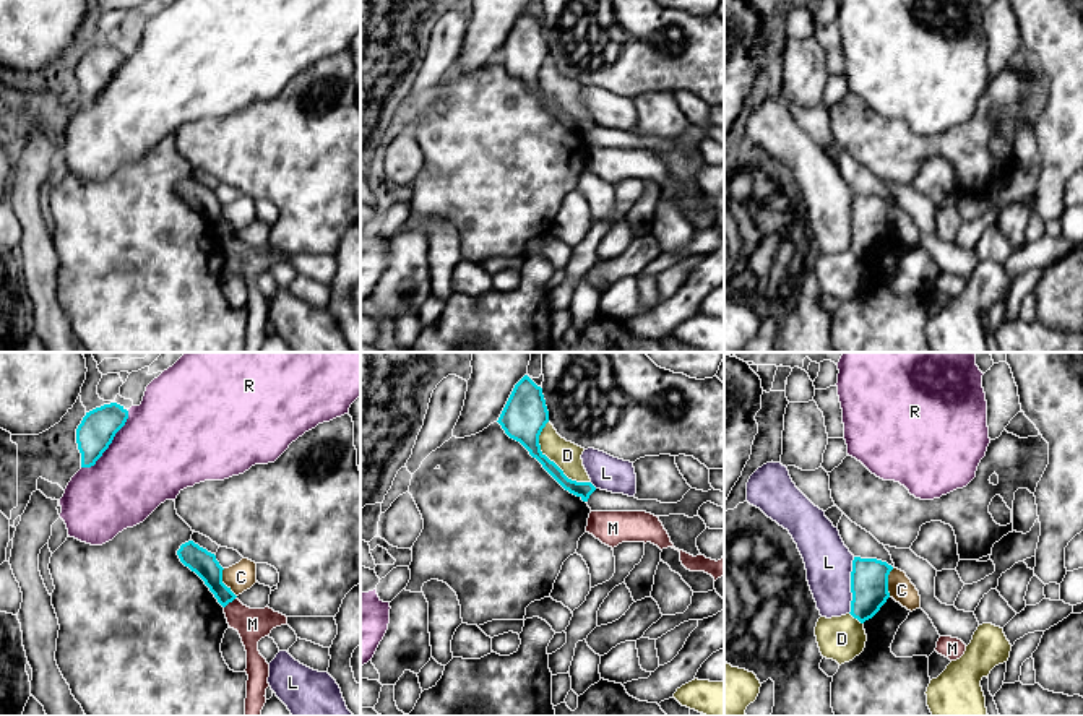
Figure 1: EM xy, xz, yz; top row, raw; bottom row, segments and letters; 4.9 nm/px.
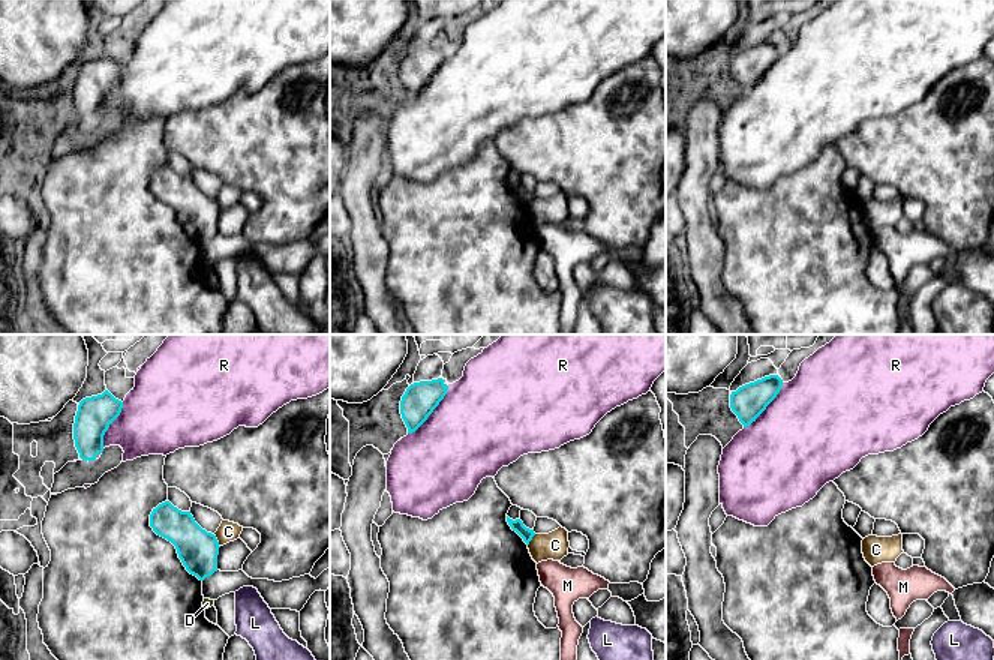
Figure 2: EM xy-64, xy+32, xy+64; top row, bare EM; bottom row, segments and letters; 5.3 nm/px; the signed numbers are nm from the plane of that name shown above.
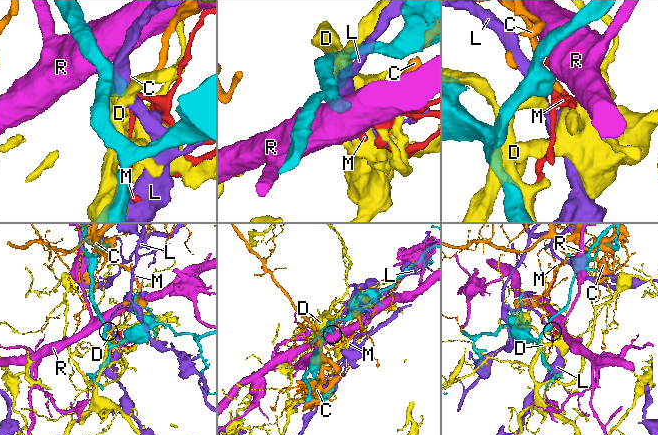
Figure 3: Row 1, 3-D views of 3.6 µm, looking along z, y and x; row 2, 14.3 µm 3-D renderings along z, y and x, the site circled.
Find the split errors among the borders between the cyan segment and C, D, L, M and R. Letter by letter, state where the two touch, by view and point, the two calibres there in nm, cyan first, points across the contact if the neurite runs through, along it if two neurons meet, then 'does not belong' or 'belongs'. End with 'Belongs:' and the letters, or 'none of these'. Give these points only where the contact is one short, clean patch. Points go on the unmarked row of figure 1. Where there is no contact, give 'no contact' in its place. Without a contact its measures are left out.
C: xy (223, 219) | 120/140 nm | does not belong
D: xz (549, 96) | 220/140 nm | does not belong
L: yz (851, 221) | 190/240 nm | does not belong
M: xy (229, 237) | 120/160 nm | along xy (236, 232), (224, 244) | does not belong
R: xy (111, 78) | 180/440 nm | does not belong
Belongs: none of these

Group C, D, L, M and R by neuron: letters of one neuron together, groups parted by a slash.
C / D / L / M / R

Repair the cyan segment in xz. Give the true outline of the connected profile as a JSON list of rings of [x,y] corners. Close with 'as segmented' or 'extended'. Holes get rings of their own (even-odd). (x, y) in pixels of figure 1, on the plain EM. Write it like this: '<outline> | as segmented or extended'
[[[528,11],[515,21],[497,58],[505,70],[520,78],[565,127],[588,138],[596,123],[591,119],[568,115],[563,107],[541,88],[539,71],[549,58],[549,47],[542,24]]] | as segmented

